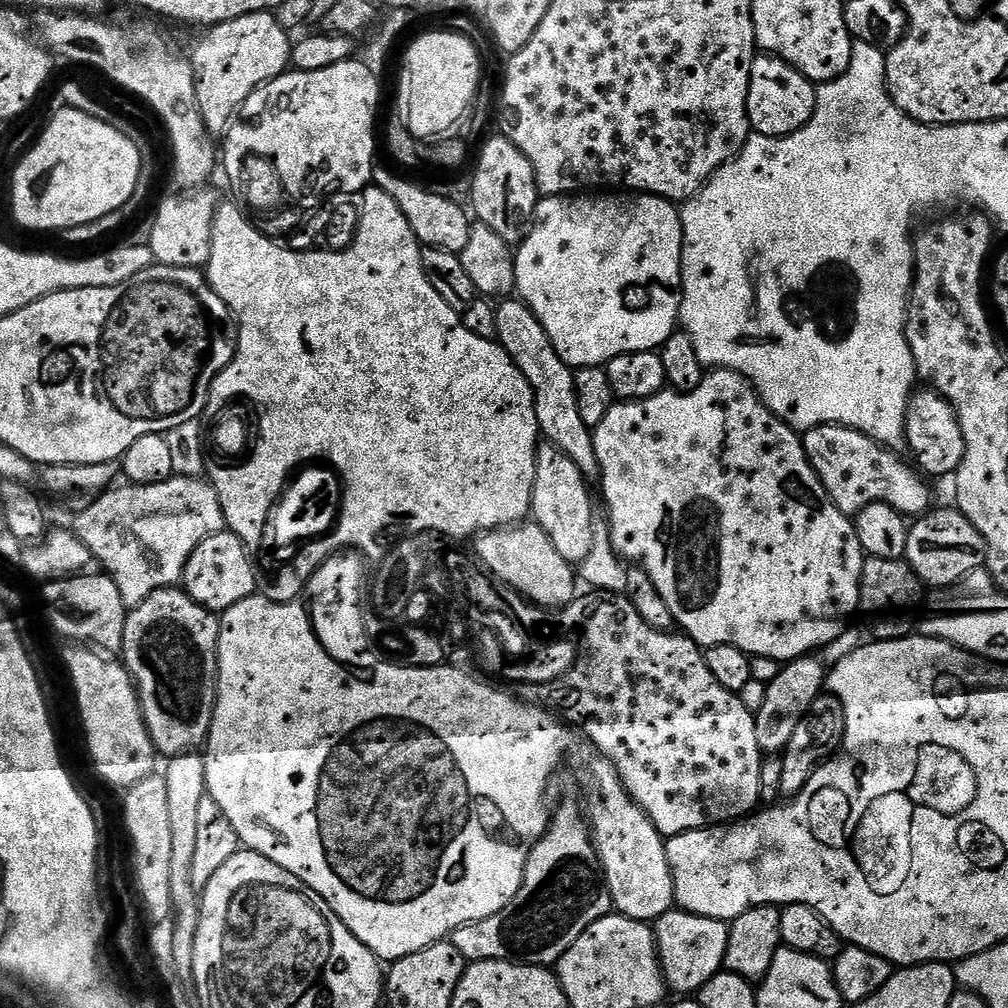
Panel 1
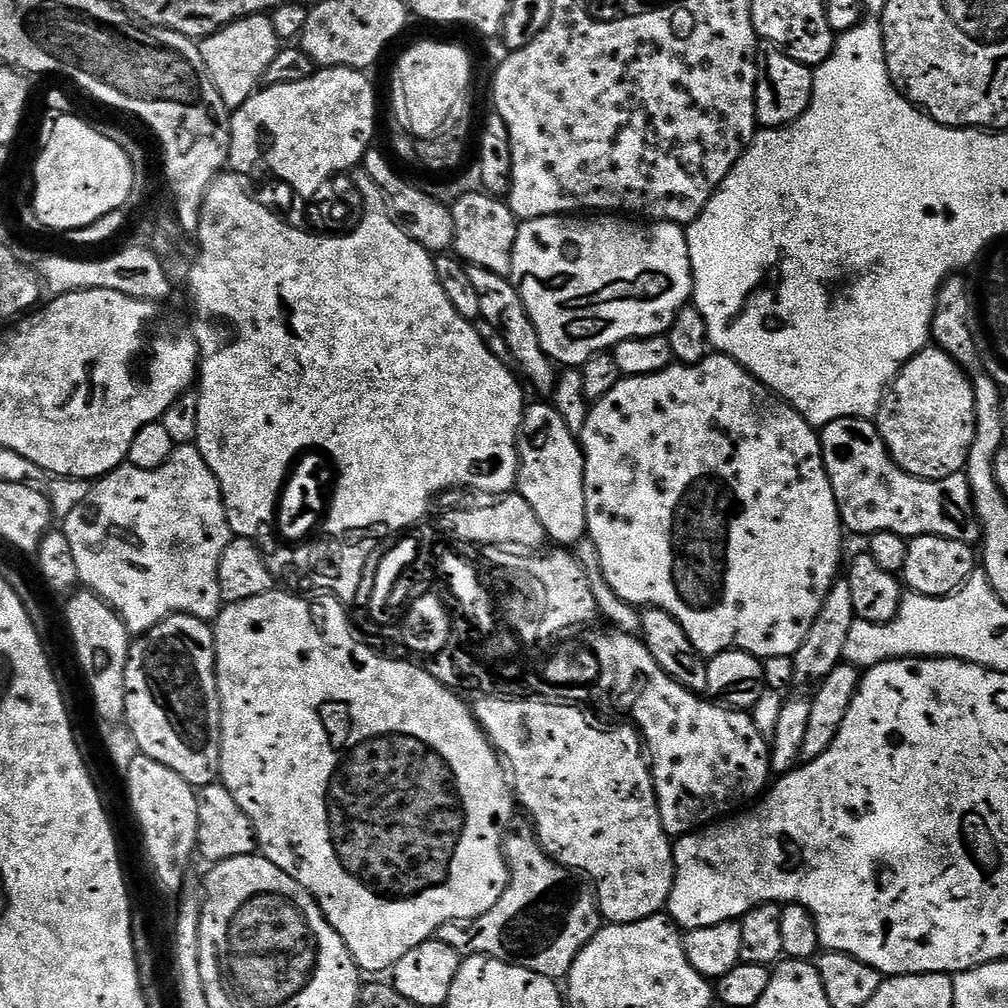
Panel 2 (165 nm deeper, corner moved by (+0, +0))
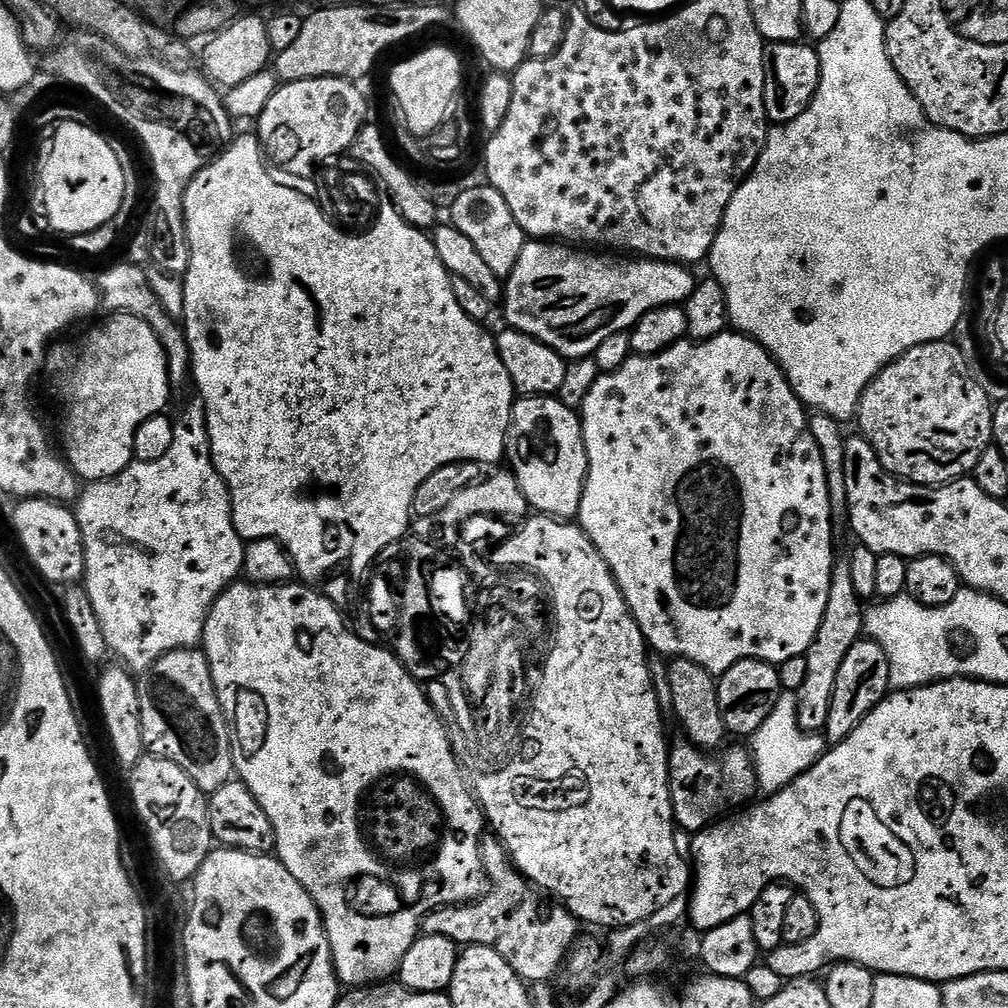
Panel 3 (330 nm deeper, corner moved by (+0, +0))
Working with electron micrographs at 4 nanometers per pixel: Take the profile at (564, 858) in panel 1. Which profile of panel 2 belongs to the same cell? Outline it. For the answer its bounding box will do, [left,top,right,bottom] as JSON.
[435,818,602,981]

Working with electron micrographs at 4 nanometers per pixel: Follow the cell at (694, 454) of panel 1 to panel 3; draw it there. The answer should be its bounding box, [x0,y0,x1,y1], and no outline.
[578,330,834,678]

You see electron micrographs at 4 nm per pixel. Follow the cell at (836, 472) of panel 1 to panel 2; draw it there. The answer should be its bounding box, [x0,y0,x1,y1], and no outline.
[818,416,981,546]

